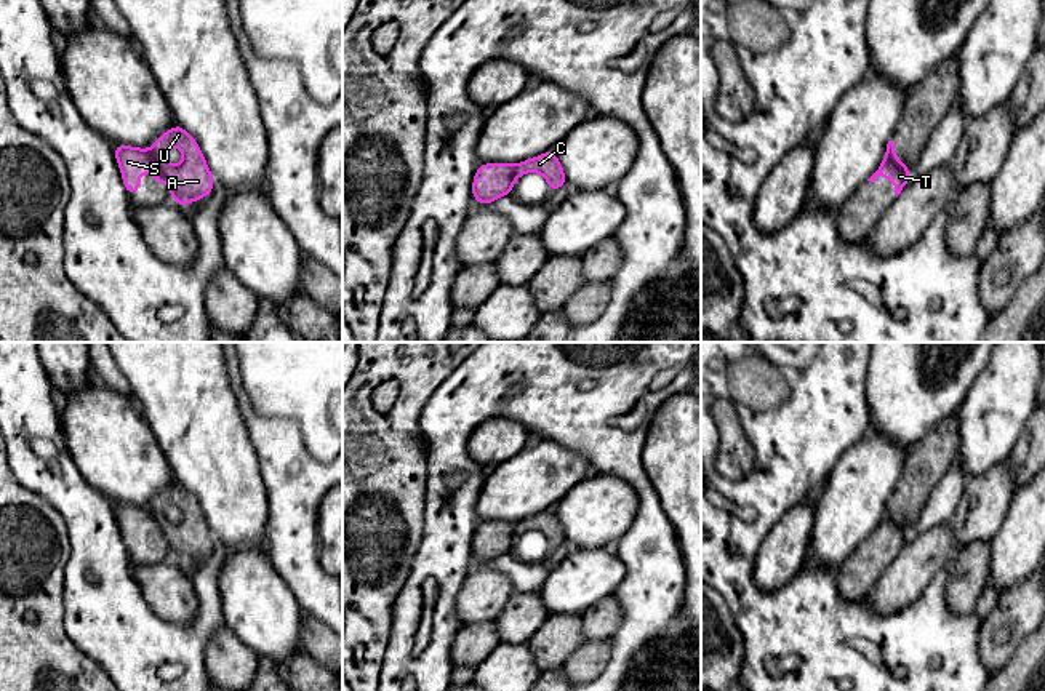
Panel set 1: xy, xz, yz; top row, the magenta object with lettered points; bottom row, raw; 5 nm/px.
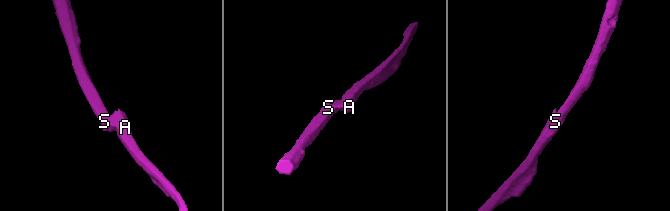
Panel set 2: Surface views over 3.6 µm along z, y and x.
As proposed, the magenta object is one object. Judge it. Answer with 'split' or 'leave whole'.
split

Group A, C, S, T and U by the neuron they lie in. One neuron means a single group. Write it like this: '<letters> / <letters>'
A C U / S T

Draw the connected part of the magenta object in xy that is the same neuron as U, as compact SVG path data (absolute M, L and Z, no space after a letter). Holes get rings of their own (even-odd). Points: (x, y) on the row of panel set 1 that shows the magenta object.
M178 123L165 131L149 149L149 154L160 166L165 182L170 187L171 200L179 206L208 197L214 179L197 141ZM166 147L178 147L184 158L179 165L170 165L165 158Z

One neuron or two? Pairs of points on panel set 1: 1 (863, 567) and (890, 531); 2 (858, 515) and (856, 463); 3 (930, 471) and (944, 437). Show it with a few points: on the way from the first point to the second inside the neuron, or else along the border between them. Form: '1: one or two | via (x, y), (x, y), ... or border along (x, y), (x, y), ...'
1: one | via (871, 559), (888, 539)
2: one | via (858, 503), (858, 475)
3: one | via (930, 463), (940, 445)

